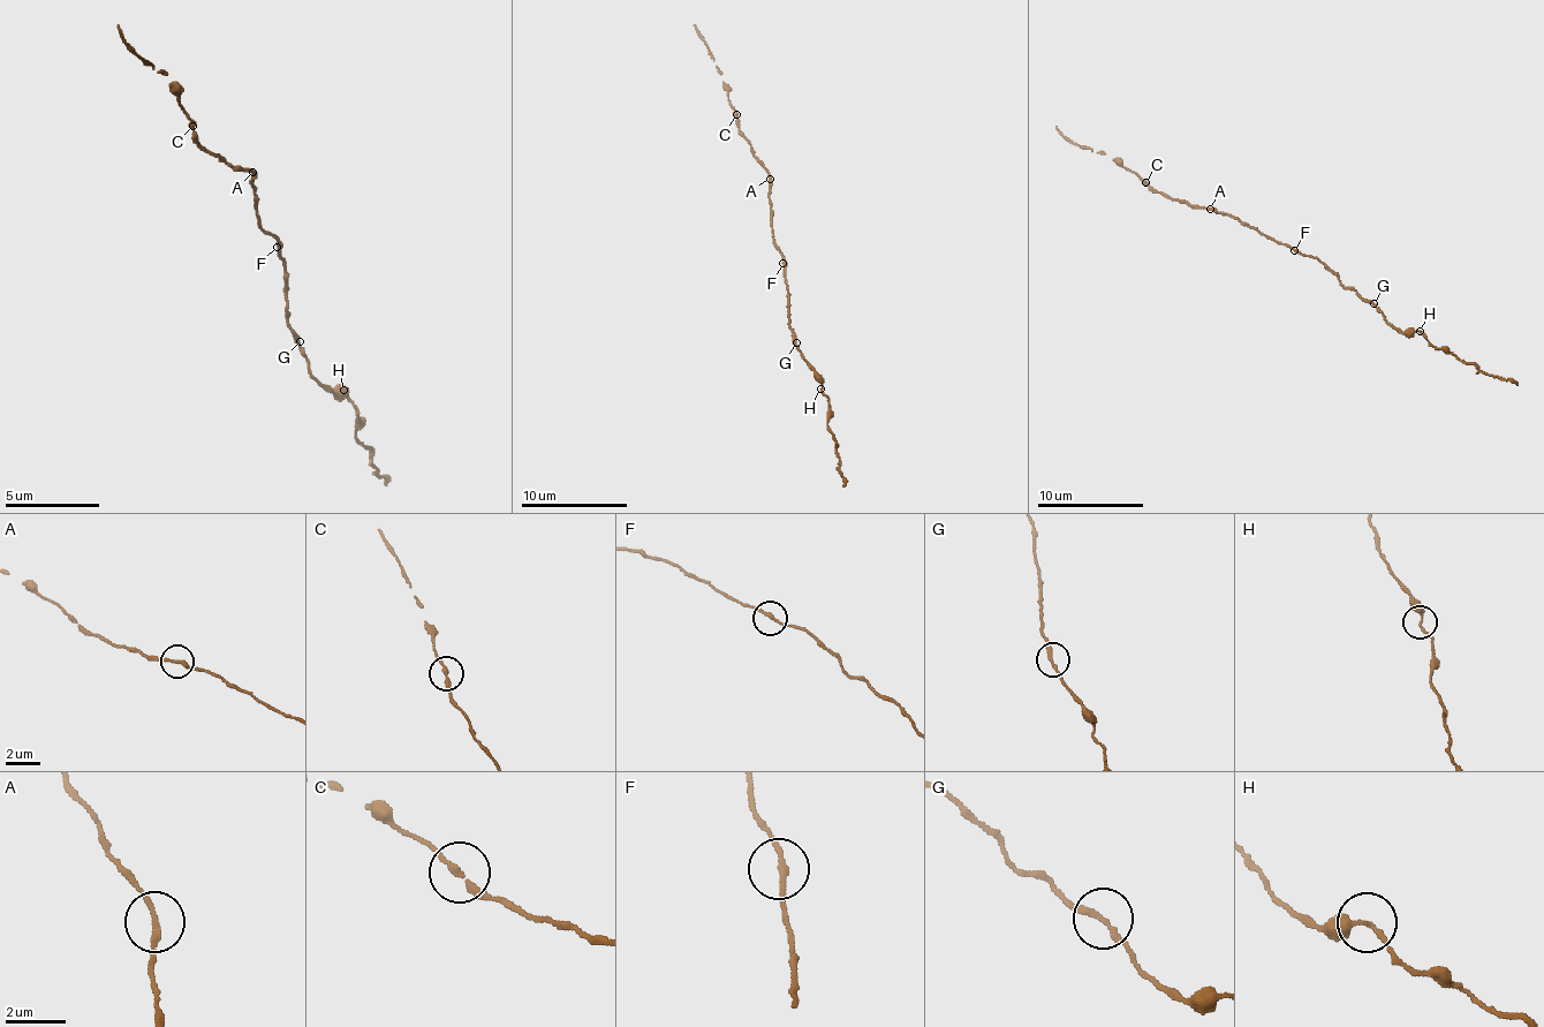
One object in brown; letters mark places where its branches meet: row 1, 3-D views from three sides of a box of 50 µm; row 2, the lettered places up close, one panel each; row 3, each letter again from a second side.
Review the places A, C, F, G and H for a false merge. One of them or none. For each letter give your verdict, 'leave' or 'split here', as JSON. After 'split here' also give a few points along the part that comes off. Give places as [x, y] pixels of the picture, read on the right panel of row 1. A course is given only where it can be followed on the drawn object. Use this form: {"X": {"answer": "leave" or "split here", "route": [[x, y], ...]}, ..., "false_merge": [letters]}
{"A": {"answer": "leave"}, "C": {"answer": "leave"}, "F": {"answer": "leave"}, "G": {"answer": "leave"}, "H": {"answer": "leave"}, "false_merge": []}

